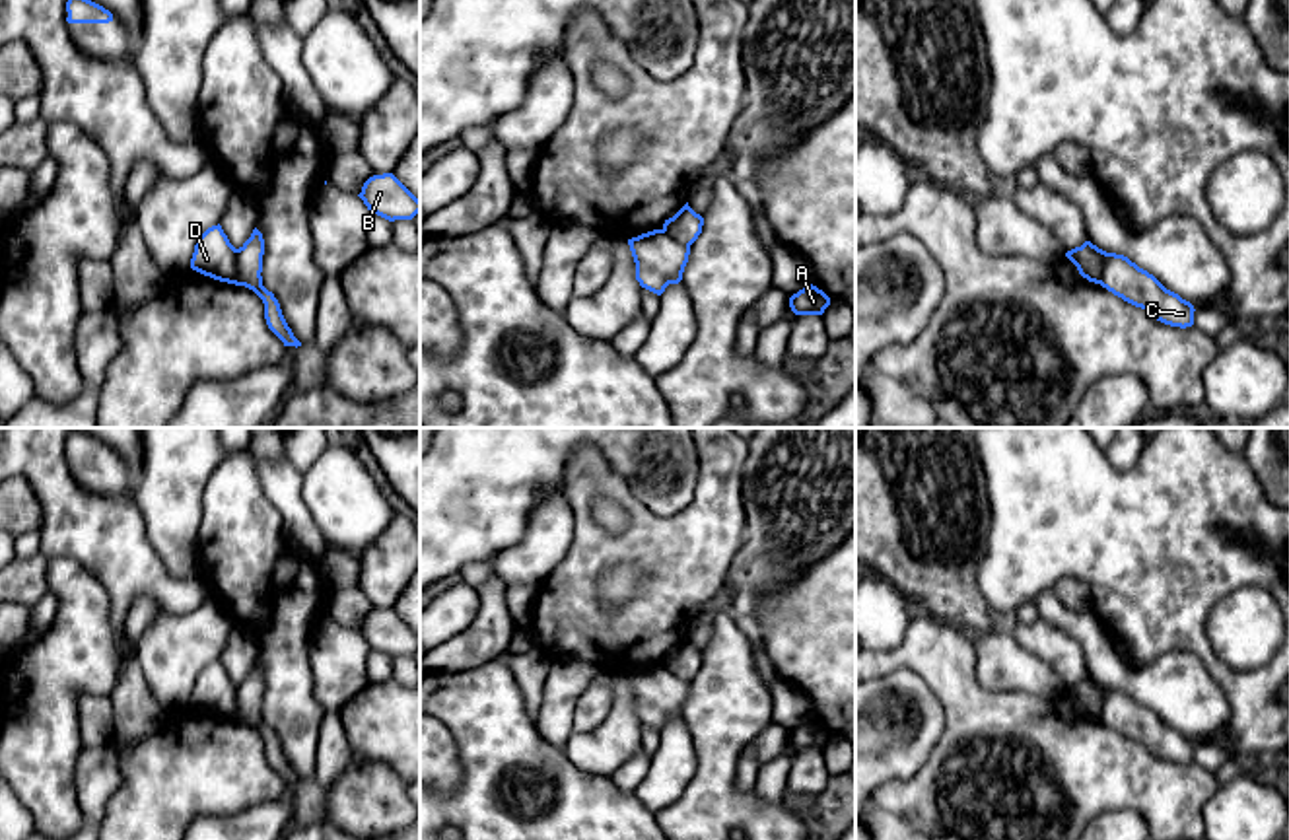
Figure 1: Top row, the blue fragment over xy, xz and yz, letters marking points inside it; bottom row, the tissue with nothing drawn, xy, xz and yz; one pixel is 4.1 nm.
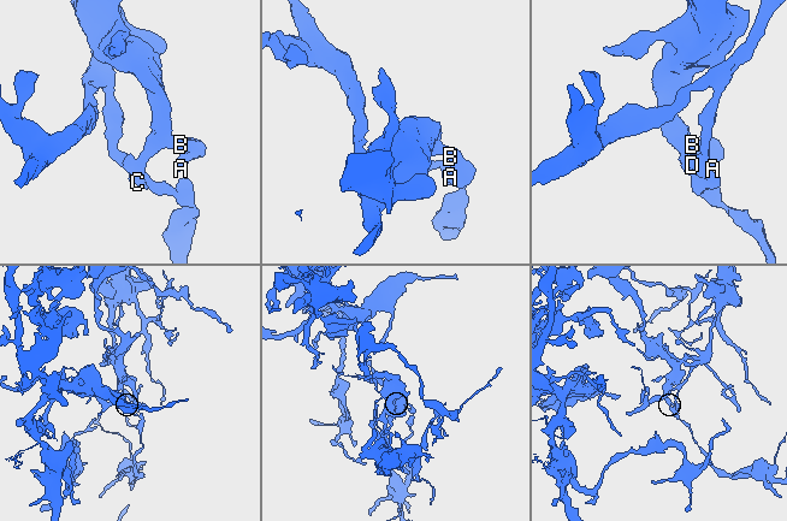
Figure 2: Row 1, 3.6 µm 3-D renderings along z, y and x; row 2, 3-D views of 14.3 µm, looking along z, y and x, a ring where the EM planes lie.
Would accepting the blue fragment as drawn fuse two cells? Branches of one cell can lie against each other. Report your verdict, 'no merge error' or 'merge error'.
no merge error

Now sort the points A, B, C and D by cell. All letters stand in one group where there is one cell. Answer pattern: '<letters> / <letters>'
A B C D

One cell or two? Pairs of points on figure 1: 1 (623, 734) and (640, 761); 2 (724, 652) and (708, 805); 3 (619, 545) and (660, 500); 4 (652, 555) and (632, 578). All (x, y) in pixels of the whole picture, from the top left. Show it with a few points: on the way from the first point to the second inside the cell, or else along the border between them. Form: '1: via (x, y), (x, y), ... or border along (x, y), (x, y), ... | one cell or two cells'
1: border along (640, 749), (609, 776) | two cells
2: via (724, 691), (716, 767) | one cell
3: border along (621, 475), (656, 514), (677, 514), (695, 500) | two cells
4: border along (632, 562), (644, 582), (615, 607) | two cells

